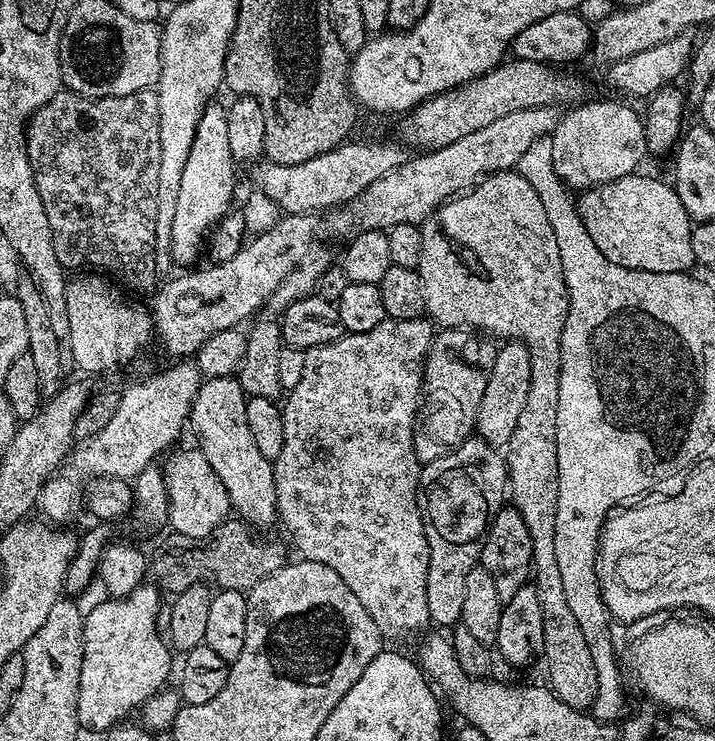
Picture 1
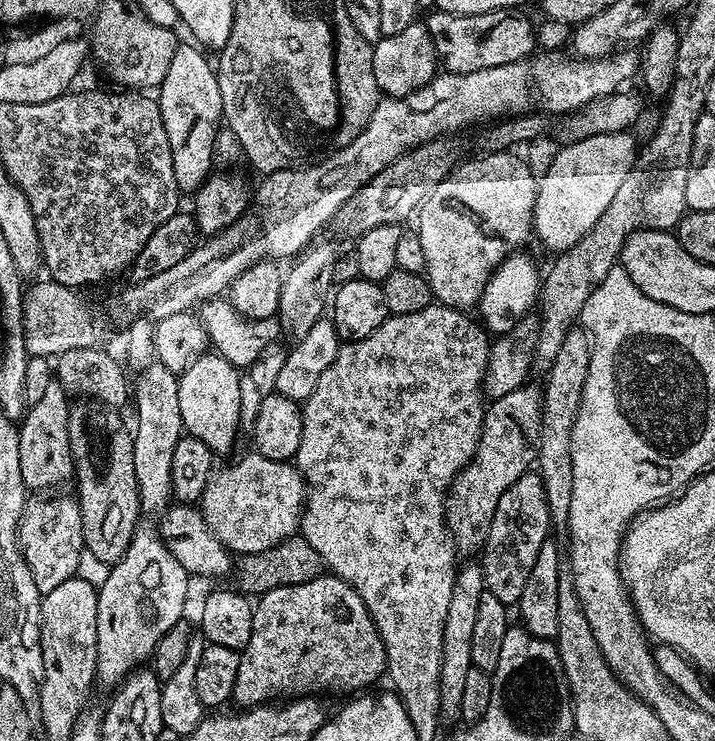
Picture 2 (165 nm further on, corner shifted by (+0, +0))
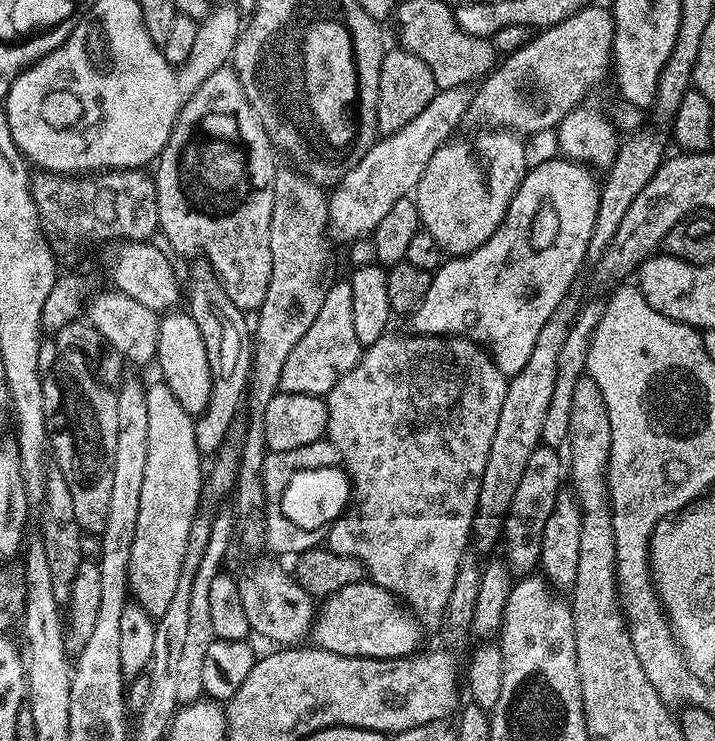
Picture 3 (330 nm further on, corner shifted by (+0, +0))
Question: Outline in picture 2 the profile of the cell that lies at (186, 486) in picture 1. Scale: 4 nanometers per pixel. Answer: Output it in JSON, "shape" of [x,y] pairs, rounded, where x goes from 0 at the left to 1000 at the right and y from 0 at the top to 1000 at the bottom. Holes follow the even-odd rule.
{"shape":[[[348,607],[326,632],[303,630],[285,657],[277,676],[280,692],[291,713],[319,744],[336,750],[354,750],[358,745],[387,740],[397,729],[415,722],[420,694],[428,684],[428,655],[413,625],[372,618],[365,610]]]}

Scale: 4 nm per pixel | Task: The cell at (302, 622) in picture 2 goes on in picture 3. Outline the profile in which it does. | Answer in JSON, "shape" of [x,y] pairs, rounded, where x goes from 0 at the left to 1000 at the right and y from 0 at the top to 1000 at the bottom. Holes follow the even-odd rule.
{"shape":[[[510,780],[502,788],[481,791],[446,816],[434,864],[441,873],[485,885],[544,891],[578,884],[589,873],[590,843],[547,799]]]}

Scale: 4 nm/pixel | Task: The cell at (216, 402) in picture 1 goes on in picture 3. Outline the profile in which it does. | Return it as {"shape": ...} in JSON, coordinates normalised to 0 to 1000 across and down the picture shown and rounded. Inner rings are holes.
{"shape":[[[236,418],[224,426],[221,440],[221,467],[218,468],[217,495],[224,495],[228,517],[234,518],[238,532],[249,537],[249,548],[270,564],[281,561],[294,543],[297,497],[290,489],[288,466],[283,462],[281,447],[271,429],[262,420]]]}

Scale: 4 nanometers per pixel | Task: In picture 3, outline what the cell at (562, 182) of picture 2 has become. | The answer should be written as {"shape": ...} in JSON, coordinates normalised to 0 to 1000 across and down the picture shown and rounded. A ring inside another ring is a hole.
{"shape":[[[779,213],[734,232],[733,244],[724,251],[724,256],[713,273],[705,298],[699,301],[697,310],[691,310],[687,321],[674,332],[669,332],[669,337],[663,337],[652,345],[635,345],[622,350],[615,360],[604,368],[601,391],[596,391],[596,402],[590,402],[590,408],[583,413],[580,421],[575,422],[575,447],[590,453],[650,453],[652,457],[662,459],[664,464],[680,467],[683,479],[688,482],[688,486],[697,494],[697,499],[702,499],[706,510],[722,507],[736,494],[743,474],[747,472],[748,457],[758,447],[758,440],[762,440],[765,430],[779,417],[782,408],[792,401],[793,394],[807,382],[806,371],[810,370],[811,360],[820,356],[822,351],[825,316],[831,310],[831,294],[839,271],[836,243],[832,243],[828,238],[832,238],[829,228],[815,221],[807,221],[806,217],[793,213]]]}

